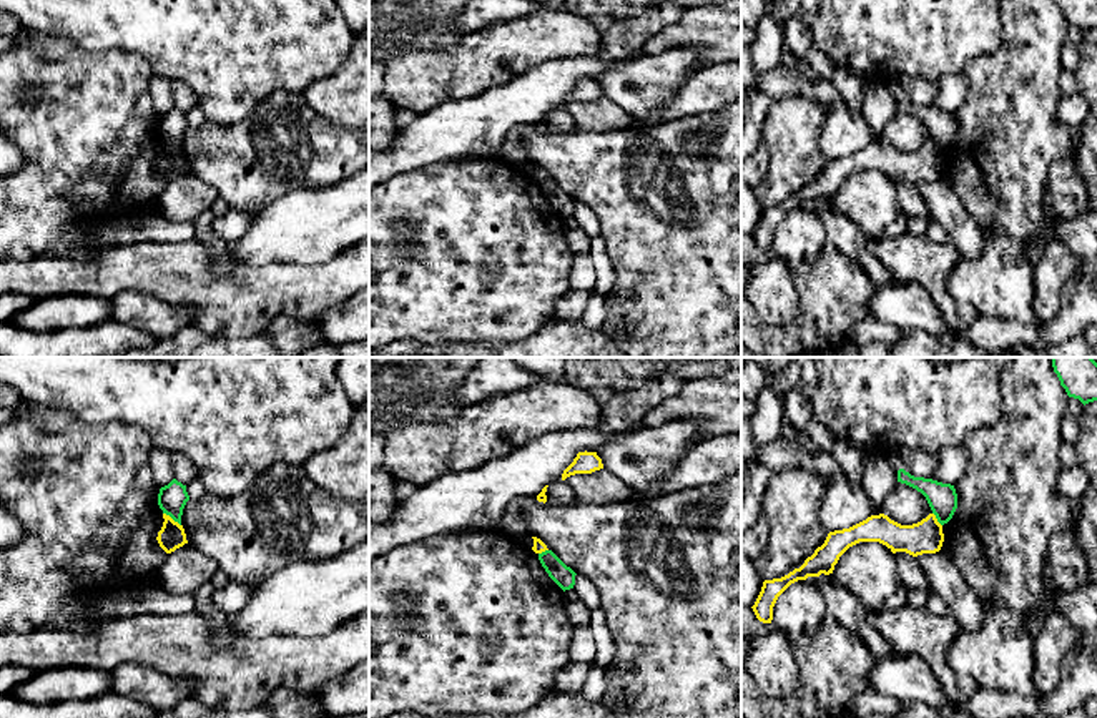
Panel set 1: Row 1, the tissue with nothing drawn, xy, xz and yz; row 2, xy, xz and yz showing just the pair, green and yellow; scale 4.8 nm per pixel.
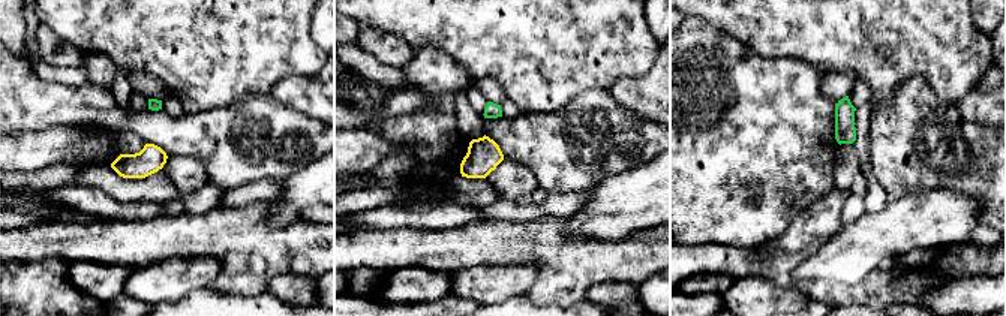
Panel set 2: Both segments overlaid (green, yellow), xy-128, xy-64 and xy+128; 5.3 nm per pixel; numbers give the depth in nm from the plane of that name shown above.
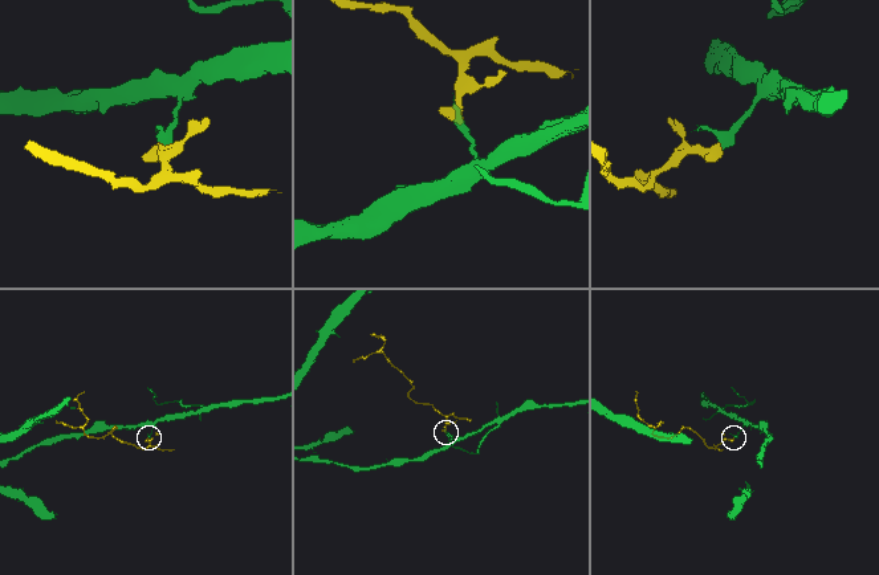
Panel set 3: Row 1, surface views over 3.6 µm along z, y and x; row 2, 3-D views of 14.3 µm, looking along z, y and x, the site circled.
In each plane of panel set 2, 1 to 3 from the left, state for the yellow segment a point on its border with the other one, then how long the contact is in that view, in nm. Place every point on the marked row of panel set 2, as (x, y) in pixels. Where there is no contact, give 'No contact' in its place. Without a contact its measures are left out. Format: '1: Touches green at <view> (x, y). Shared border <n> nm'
1: No contact
2: No contact
3: No contact

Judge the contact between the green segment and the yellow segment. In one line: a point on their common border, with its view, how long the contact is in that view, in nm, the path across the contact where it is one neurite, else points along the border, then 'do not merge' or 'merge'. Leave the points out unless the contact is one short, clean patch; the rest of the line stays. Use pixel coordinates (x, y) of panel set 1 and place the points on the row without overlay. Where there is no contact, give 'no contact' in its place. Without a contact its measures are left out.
xy (172, 145) | 110 nm | along xy (163, 140), (180, 153) | do not merge

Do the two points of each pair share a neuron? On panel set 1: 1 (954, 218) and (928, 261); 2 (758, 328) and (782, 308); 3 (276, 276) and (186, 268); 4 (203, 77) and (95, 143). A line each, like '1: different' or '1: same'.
1: different
2: different
3: same
4: different

